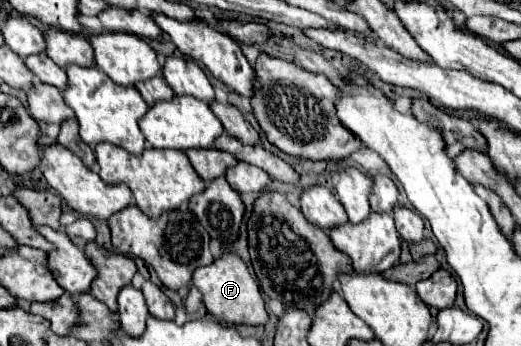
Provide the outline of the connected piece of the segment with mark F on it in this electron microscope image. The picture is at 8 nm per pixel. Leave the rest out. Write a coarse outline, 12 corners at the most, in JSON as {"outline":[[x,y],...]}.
{"outline":[[237,253],[193,273],[223,323],[263,325],[261,291]]}

